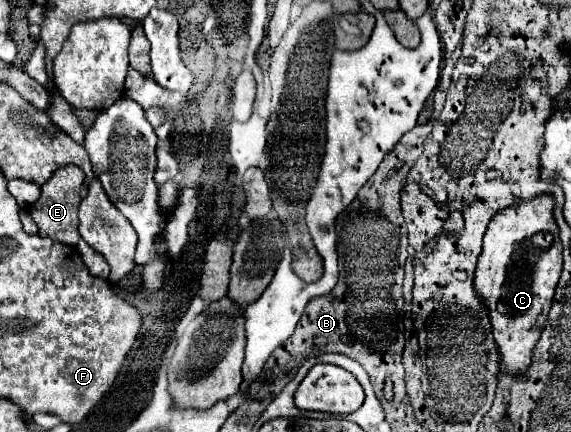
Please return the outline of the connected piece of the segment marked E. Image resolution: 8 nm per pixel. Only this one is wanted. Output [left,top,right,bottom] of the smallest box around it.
[26,164,84,246]

